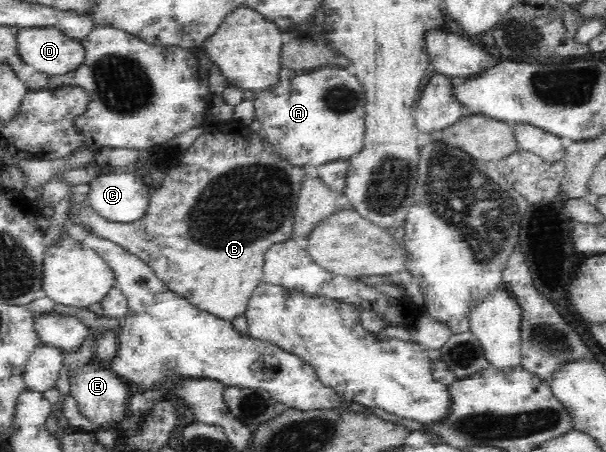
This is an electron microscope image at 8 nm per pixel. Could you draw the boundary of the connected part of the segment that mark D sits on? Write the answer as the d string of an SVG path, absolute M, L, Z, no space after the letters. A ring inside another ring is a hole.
M22 27L16 31L16 46L22 63L33 66L39 72L45 72L48 76L64 74L73 68L84 58L84 47L79 41L68 38L60 29Z

